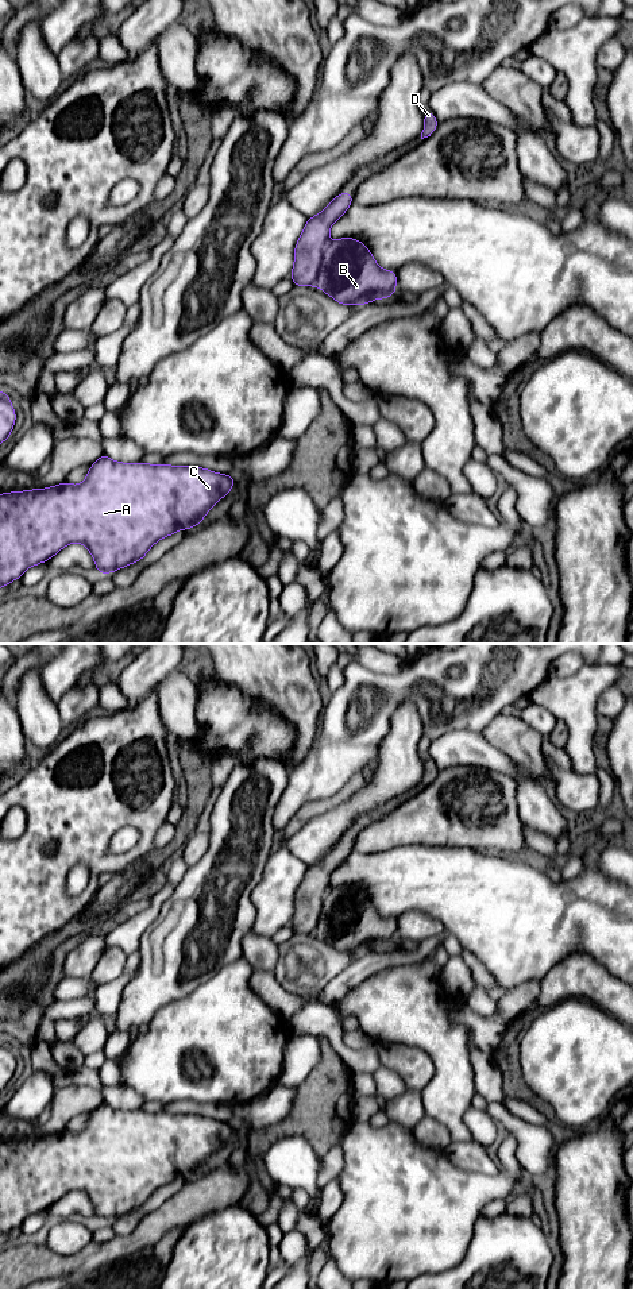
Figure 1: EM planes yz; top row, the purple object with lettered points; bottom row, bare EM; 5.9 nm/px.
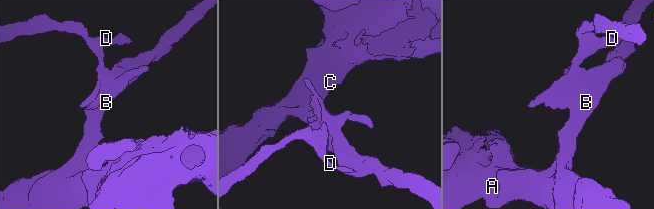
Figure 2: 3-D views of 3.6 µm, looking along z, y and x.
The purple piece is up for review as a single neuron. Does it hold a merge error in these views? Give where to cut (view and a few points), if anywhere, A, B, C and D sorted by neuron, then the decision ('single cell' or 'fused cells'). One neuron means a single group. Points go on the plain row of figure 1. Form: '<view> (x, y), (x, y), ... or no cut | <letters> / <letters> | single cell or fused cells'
no cut | A B C D | single cell

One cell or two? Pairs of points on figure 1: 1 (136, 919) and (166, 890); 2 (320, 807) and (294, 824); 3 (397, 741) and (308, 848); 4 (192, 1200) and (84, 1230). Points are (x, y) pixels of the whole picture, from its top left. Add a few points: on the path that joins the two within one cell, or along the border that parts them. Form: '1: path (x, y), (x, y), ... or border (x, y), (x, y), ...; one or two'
1: path (145, 915), (158, 898); one
2: path (313, 809), (301, 817); one
3: path (394, 770), (336, 825); one
4: border (92, 1239), (77, 1251), (64, 1254); two

